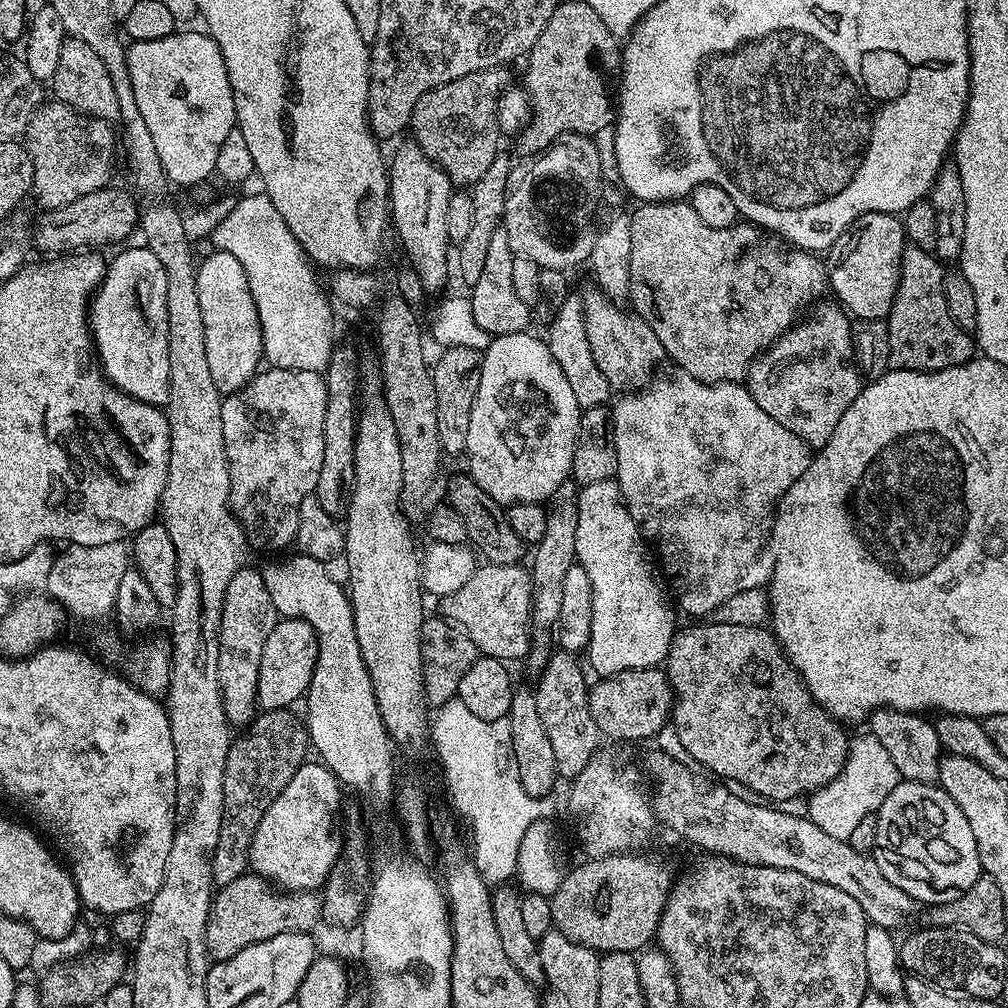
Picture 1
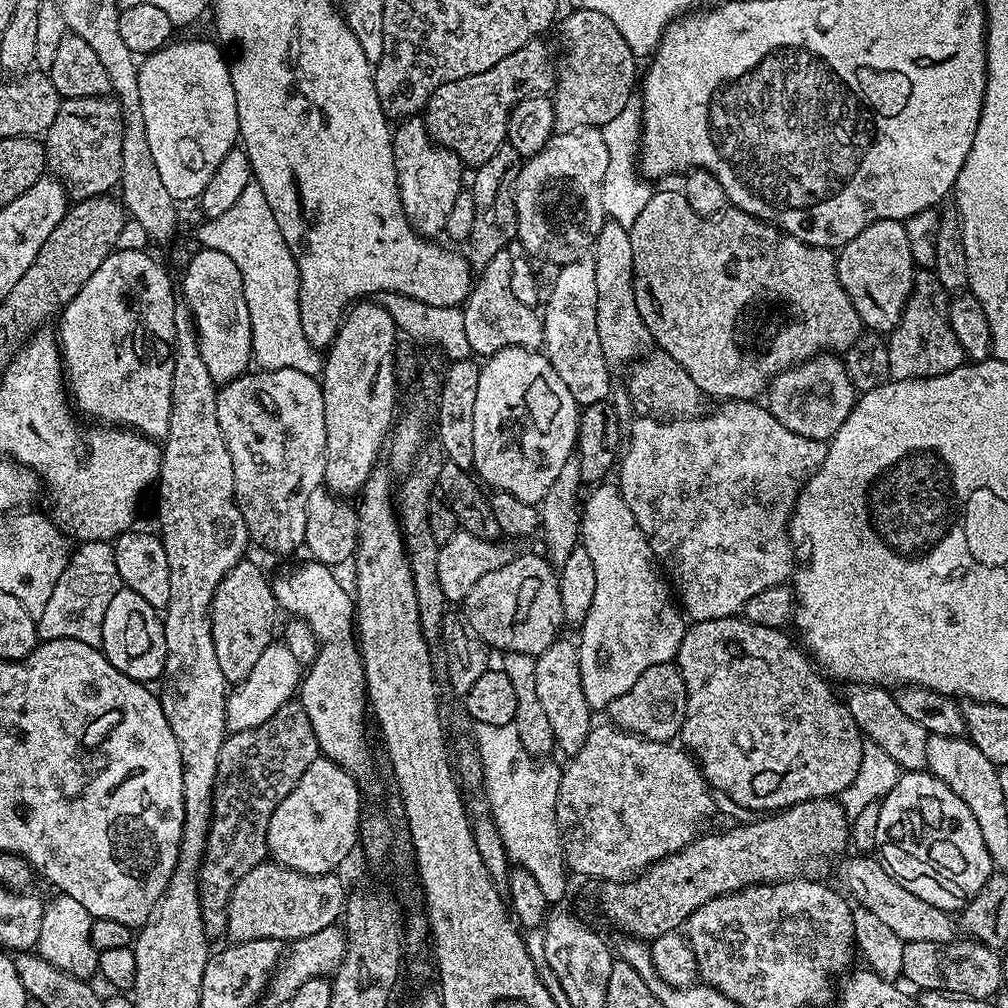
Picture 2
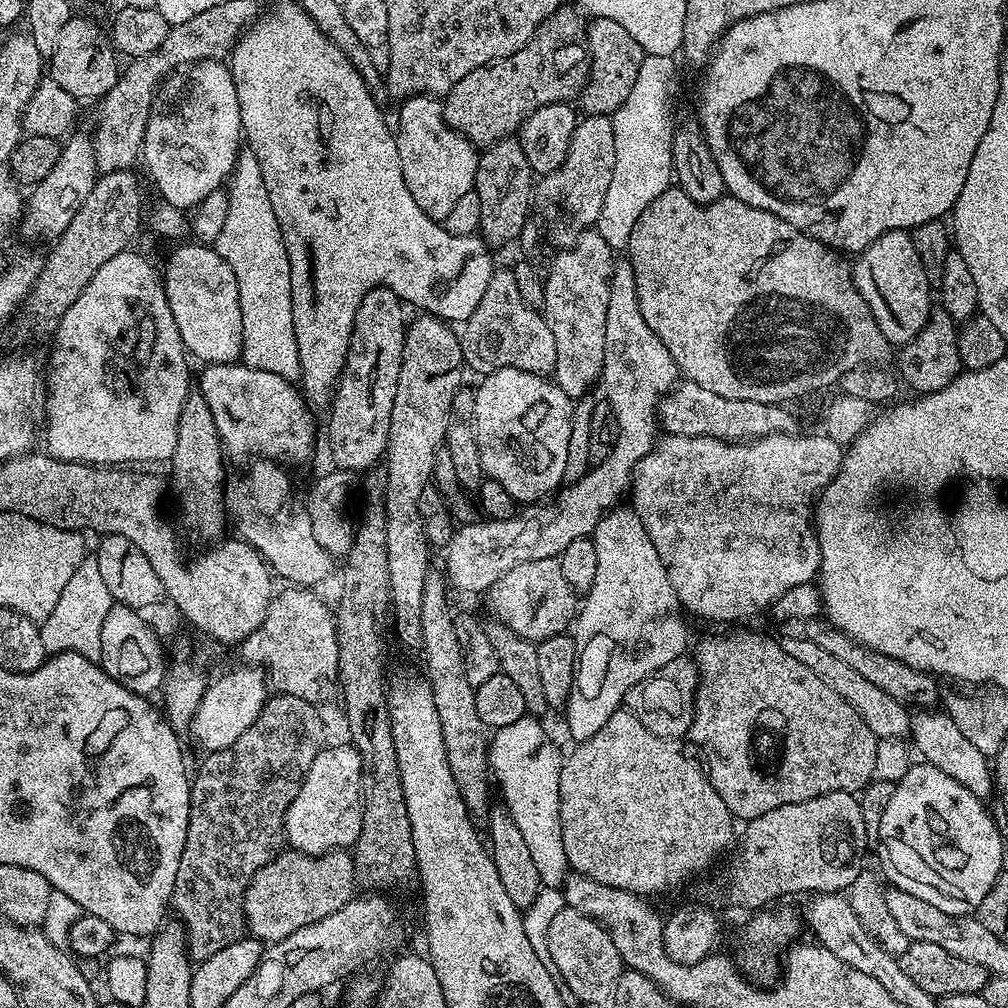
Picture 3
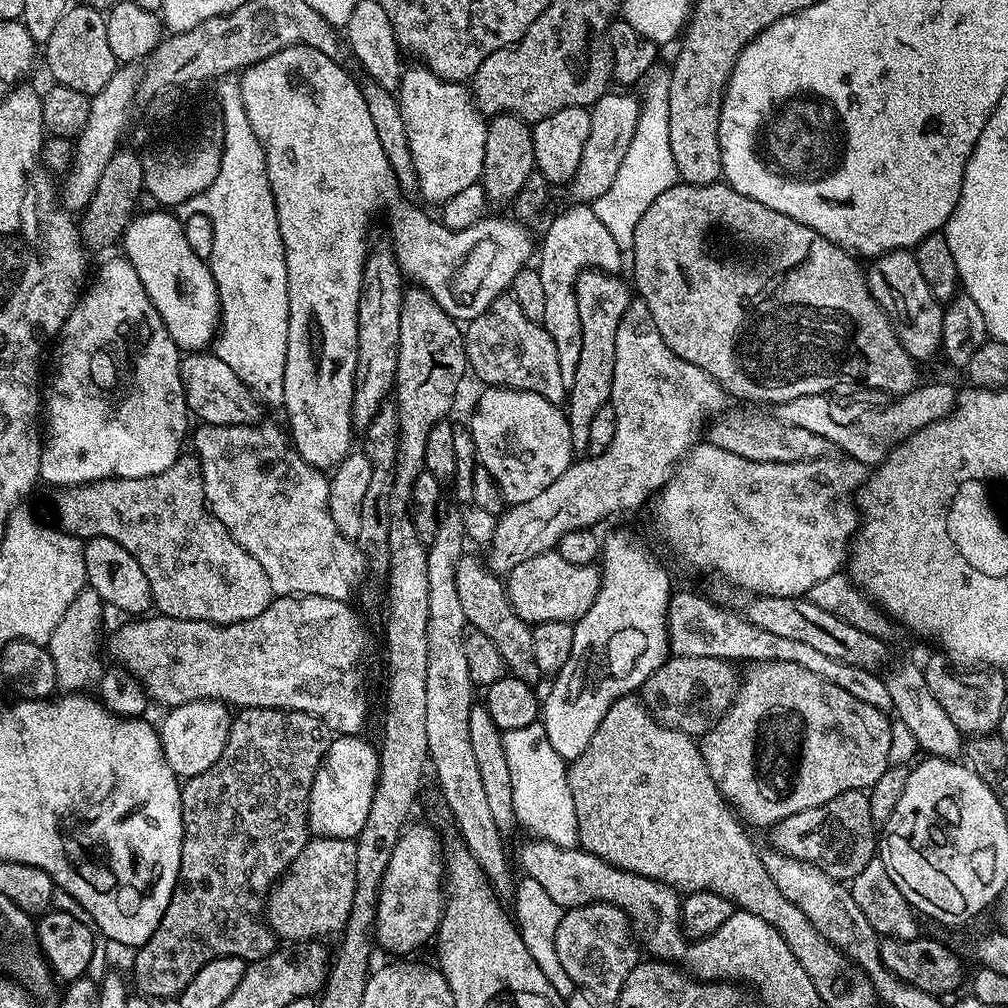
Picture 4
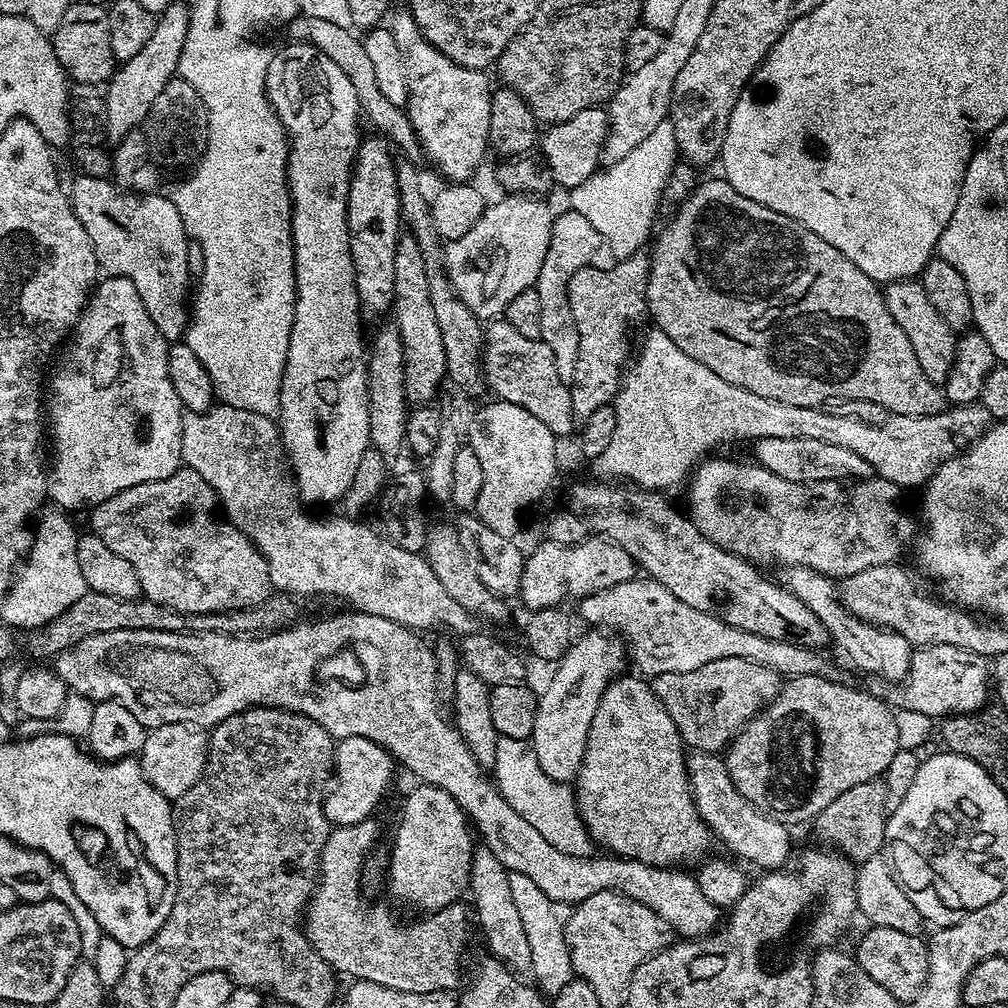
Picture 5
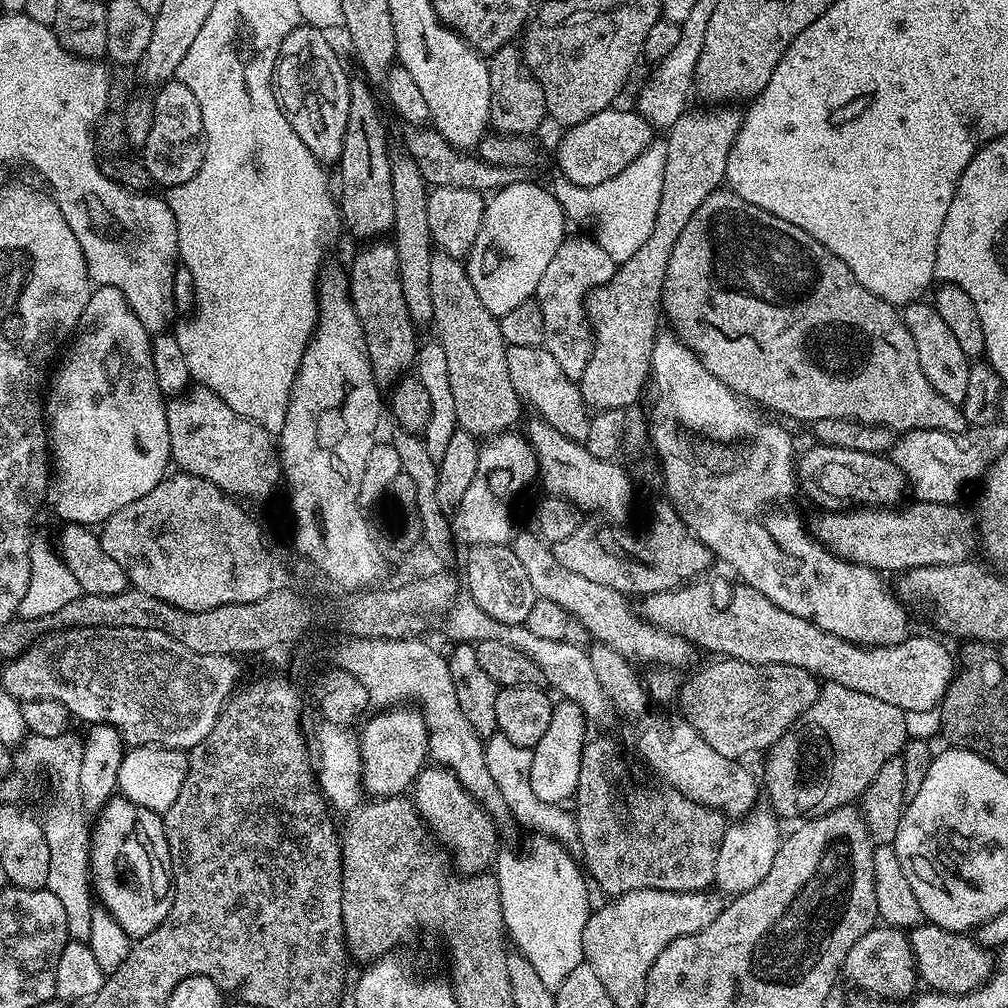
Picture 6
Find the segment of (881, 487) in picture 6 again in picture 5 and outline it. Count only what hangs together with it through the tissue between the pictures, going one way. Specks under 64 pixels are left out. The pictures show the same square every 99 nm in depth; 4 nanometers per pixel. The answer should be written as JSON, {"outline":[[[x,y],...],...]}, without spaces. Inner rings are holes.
{"outline":[[[762,438],[755,441],[755,463],[769,468],[778,478],[786,478],[799,484],[813,484],[823,480],[855,482],[873,475],[870,462],[846,446],[834,446],[834,442],[822,442],[818,438]]]}

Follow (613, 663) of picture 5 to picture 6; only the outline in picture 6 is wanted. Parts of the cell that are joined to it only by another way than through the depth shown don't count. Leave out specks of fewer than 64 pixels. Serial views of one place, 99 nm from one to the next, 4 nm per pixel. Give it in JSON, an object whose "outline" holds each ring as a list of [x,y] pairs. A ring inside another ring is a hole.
{"outline":[[[560,702],[553,707],[550,726],[546,734],[542,734],[542,742],[538,742],[532,749],[530,790],[534,790],[534,798],[547,804],[563,805],[575,797],[580,759],[586,743],[584,728],[586,729],[584,711],[578,705]]]}

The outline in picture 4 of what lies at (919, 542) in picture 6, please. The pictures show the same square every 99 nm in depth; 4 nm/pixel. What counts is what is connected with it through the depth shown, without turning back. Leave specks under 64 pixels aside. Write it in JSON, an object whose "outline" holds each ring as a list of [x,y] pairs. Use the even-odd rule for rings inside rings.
{"outline":[[[707,442],[697,443],[696,447],[676,465],[672,477],[664,483],[664,487],[656,493],[652,512],[656,515],[656,524],[668,544],[688,564],[696,568],[709,568],[712,572],[721,572],[732,584],[745,588],[748,594],[762,596],[803,597],[818,582],[826,582],[835,572],[841,571],[850,556],[850,545],[858,527],[858,509],[854,497],[870,475],[869,465],[853,460],[843,454],[832,454],[823,460],[803,460],[797,464],[775,464],[774,462],[750,462],[746,458],[738,458],[738,454],[730,454],[730,450],[722,450]]]}

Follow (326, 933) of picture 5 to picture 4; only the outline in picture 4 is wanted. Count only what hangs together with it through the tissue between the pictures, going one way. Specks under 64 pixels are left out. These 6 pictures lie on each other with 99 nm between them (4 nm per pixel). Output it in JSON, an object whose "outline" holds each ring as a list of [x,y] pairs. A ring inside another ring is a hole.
{"outline":[[[318,836],[294,858],[288,871],[272,885],[268,893],[266,919],[269,928],[281,941],[308,942],[320,938],[323,932],[339,933],[348,921],[354,898],[355,840]]]}

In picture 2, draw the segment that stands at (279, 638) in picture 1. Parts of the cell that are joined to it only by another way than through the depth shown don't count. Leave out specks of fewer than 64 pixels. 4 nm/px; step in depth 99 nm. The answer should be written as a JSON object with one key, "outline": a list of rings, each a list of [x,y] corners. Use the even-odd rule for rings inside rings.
{"outline":[[[287,643],[268,644],[266,650],[262,650],[262,658],[258,658],[258,662],[254,662],[254,670],[250,670],[248,677],[227,693],[224,713],[229,733],[262,726],[262,722],[266,722],[266,718],[270,718],[270,714],[274,714],[274,710],[289,703],[297,695],[301,683],[302,661],[288,649]]]}

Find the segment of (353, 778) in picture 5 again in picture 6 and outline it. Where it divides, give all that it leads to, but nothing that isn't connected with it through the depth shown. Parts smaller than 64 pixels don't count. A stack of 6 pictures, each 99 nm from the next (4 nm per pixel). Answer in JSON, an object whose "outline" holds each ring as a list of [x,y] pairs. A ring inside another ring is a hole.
{"outline":[[[393,706],[369,715],[364,722],[364,729],[358,732],[363,791],[372,798],[405,795],[429,759],[428,727],[423,711],[412,706]]]}

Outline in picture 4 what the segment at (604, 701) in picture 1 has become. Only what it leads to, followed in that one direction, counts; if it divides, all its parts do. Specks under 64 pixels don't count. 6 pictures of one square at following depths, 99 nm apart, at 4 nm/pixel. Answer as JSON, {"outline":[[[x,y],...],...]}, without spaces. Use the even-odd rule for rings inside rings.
{"outline":[[[669,655],[664,664],[646,678],[644,685],[638,689],[638,695],[656,723],[700,738],[716,725],[735,700],[738,687],[736,668],[737,665],[730,660]]]}

